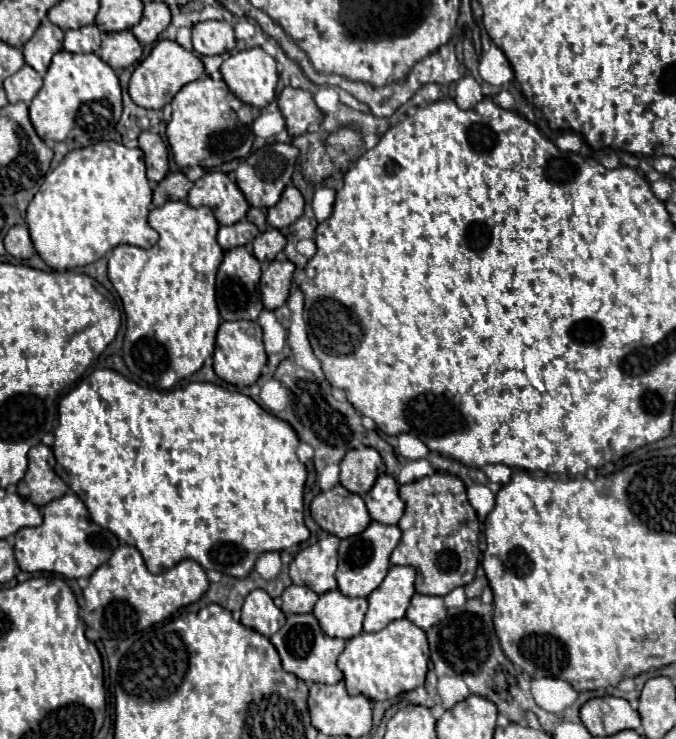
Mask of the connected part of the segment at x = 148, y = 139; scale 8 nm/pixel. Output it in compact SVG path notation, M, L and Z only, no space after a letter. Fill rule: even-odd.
M142 132L140 138L140 148L146 156L146 168L148 168L148 180L160 182L168 174L168 146L164 140L154 134L154 132Z

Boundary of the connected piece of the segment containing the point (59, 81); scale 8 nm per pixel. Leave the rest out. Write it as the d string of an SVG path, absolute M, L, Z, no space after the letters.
M56 52L44 76L44 86L30 102L30 120L42 140L102 140L122 116L122 90L114 70L96 54Z

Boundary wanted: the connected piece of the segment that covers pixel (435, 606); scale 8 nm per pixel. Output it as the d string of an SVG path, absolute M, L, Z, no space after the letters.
M414 594L410 608L406 610L406 618L414 622L418 628L428 630L436 624L440 624L446 618L446 606L440 596L426 596L426 594Z

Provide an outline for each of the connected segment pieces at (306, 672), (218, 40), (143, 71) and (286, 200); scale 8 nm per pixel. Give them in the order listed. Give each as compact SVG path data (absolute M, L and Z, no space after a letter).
M288 614L286 624L270 638L270 642L274 644L274 648L282 658L282 668L286 672L296 674L306 684L310 682L336 684L342 680L342 672L338 670L336 660L344 650L344 640L326 636L314 614Z
M208 20L208 22L194 24L192 44L194 44L196 54L214 56L214 54L224 54L224 52L234 50L236 38L234 38L234 30L228 22Z
M158 40L154 50L150 52L150 56L146 60L142 60L138 64L138 68L132 72L130 96L132 96L134 104L138 104L142 108L160 110L164 104L172 102L172 98L178 94L178 90L184 84L188 84L192 80L198 80L202 74L204 74L204 64L202 64L200 56L184 50L174 40Z
M292 184L286 186L286 192L282 192L282 200L268 208L268 224L274 228L284 228L296 222L304 212L304 198L298 188Z

